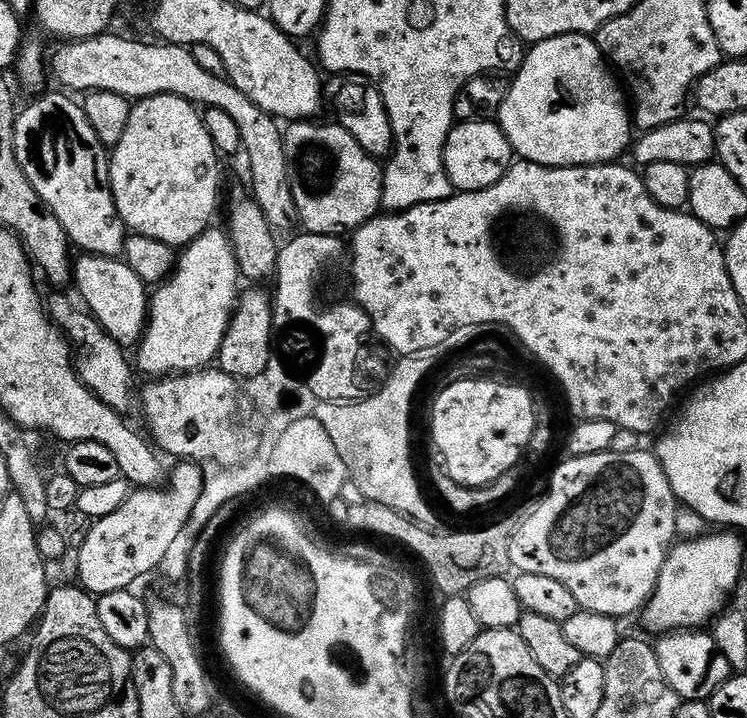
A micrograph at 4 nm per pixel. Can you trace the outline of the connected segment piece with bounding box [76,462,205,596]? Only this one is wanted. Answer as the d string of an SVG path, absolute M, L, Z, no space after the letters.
M180 462L172 472L165 488L161 486L136 486L129 491L128 497L116 510L106 514L100 519L93 519L90 526L92 529L84 536L80 549L76 552L76 572L80 575L79 587L89 594L101 596L110 590L122 590L132 586L139 576L144 576L148 571L159 569L160 560L163 559L170 547L170 542L177 538L182 531L184 523L188 521L188 515L194 502L197 501L199 492L202 490L205 477L195 463Z

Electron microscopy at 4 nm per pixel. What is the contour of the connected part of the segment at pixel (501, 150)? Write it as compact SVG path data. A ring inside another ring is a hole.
M495 119L462 120L453 123L444 143L444 169L456 192L477 192L502 178L514 162L506 134Z

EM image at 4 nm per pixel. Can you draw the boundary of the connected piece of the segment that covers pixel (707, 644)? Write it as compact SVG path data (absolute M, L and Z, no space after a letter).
M673 630L665 632L655 641L654 647L658 666L662 666L662 678L670 682L670 690L678 694L681 701L703 700L708 697L726 682L730 674L730 667L726 656L718 648L718 643L708 630Z

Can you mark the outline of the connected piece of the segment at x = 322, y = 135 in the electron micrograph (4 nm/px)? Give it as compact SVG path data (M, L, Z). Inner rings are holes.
M320 118L293 120L283 129L286 170L289 172L290 193L297 207L299 227L306 232L318 234L340 234L345 230L365 224L371 216L381 211L380 199L384 193L384 178L377 157L366 154L362 146L340 124L323 124Z

